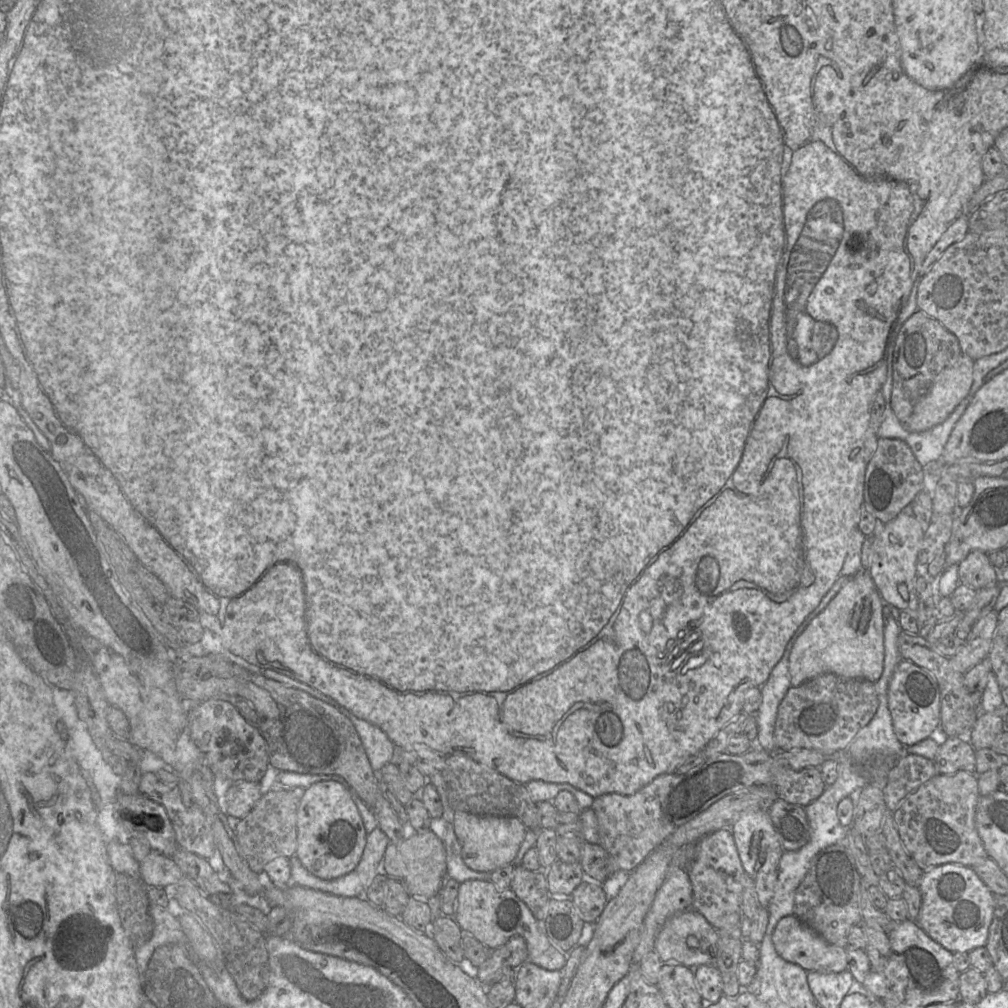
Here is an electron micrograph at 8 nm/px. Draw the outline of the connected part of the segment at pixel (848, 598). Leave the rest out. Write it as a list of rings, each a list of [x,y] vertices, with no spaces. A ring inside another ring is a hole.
[[[868,571],[852,577],[795,641],[789,656],[791,686],[822,674],[877,682],[884,667],[884,604]]]

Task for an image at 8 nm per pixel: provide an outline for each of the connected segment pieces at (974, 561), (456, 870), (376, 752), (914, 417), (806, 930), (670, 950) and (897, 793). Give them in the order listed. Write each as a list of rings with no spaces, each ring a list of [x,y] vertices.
[[[980,550],[971,551],[958,564],[959,584],[975,590],[1001,584],[1000,572],[992,565],[988,554]]]
[[[441,821],[440,832],[446,850],[446,874],[447,877],[462,883],[470,879],[490,880],[487,872],[479,872],[470,869],[461,857],[461,846],[454,832],[452,822]]]
[[[338,707],[338,710],[353,723],[375,777],[380,782],[381,768],[394,761],[394,743],[380,727],[355,716],[344,707]]]
[[[966,354],[944,368],[928,392],[919,400],[907,421],[912,432],[922,432],[944,422],[969,394],[974,360]]]
[[[793,915],[785,916],[778,921],[772,934],[772,942],[781,958],[799,965],[807,972],[840,973],[847,969],[847,948],[828,943]]]
[[[687,909],[670,917],[658,932],[654,951],[662,962],[679,962],[695,969],[701,965],[715,965],[718,948],[717,930],[699,912]]]
[[[907,753],[897,758],[883,788],[884,801],[891,814],[909,794],[939,774],[934,760]]]

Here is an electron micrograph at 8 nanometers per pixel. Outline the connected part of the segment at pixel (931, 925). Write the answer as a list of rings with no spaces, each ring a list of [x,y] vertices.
[[[943,864],[923,873],[919,883],[922,904],[919,926],[937,943],[952,953],[985,947],[995,910],[995,895],[973,868],[960,864]]]

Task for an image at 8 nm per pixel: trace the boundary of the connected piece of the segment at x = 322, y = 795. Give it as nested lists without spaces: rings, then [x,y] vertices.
[[[320,781],[304,790],[297,809],[295,857],[314,876],[331,880],[351,872],[359,863],[366,831],[349,789],[334,781]]]

